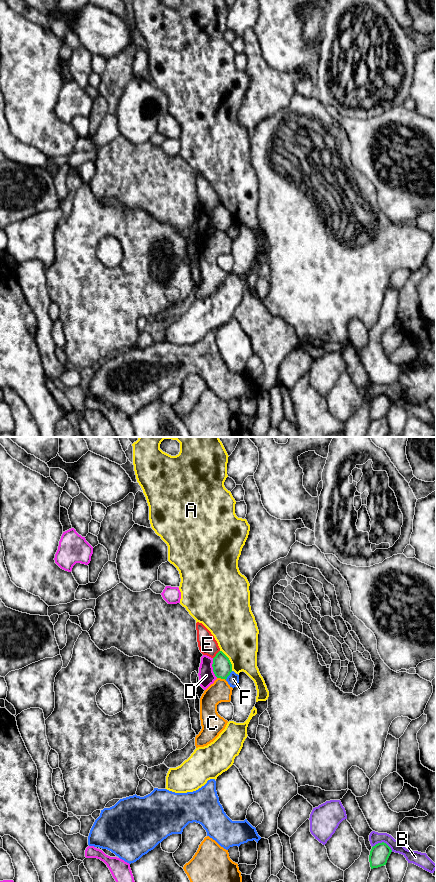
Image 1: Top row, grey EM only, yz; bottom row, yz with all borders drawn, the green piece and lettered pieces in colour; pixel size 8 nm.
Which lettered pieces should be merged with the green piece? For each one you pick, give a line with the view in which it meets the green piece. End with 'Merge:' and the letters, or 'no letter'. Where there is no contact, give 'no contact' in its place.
Merge: no letter

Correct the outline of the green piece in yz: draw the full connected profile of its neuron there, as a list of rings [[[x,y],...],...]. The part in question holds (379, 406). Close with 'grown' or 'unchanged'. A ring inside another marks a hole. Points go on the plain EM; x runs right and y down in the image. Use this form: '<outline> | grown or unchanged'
[[[384,394],[373,398],[369,407],[371,421],[386,417],[391,404],[391,400]]] | unchanged

